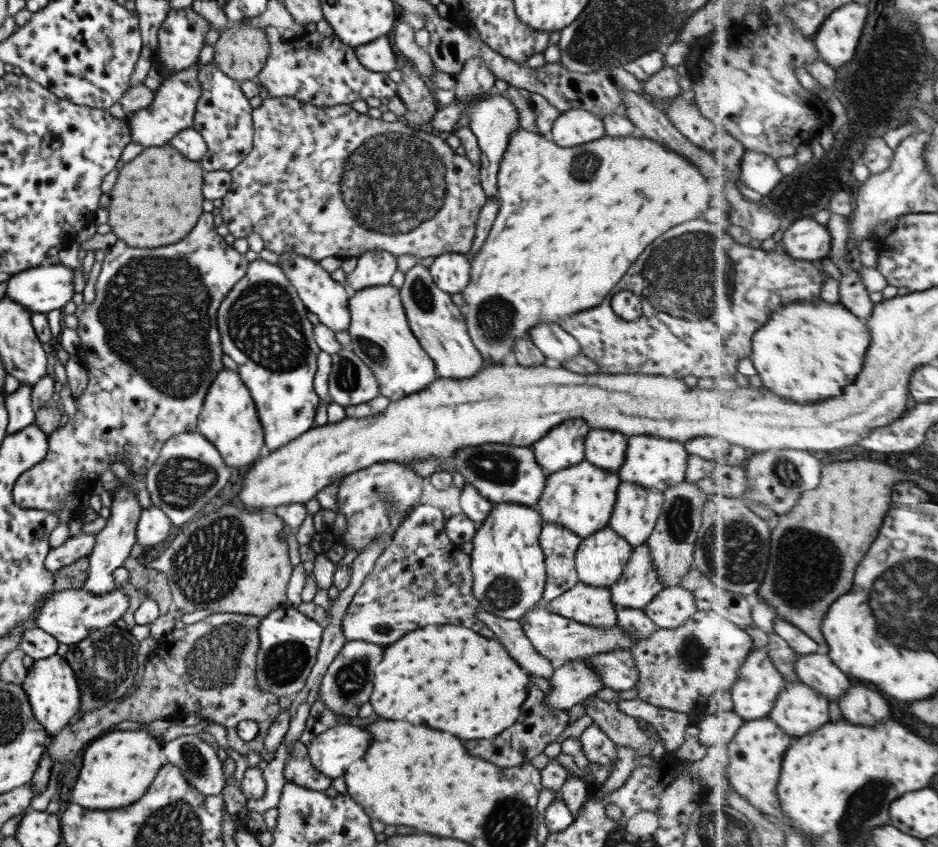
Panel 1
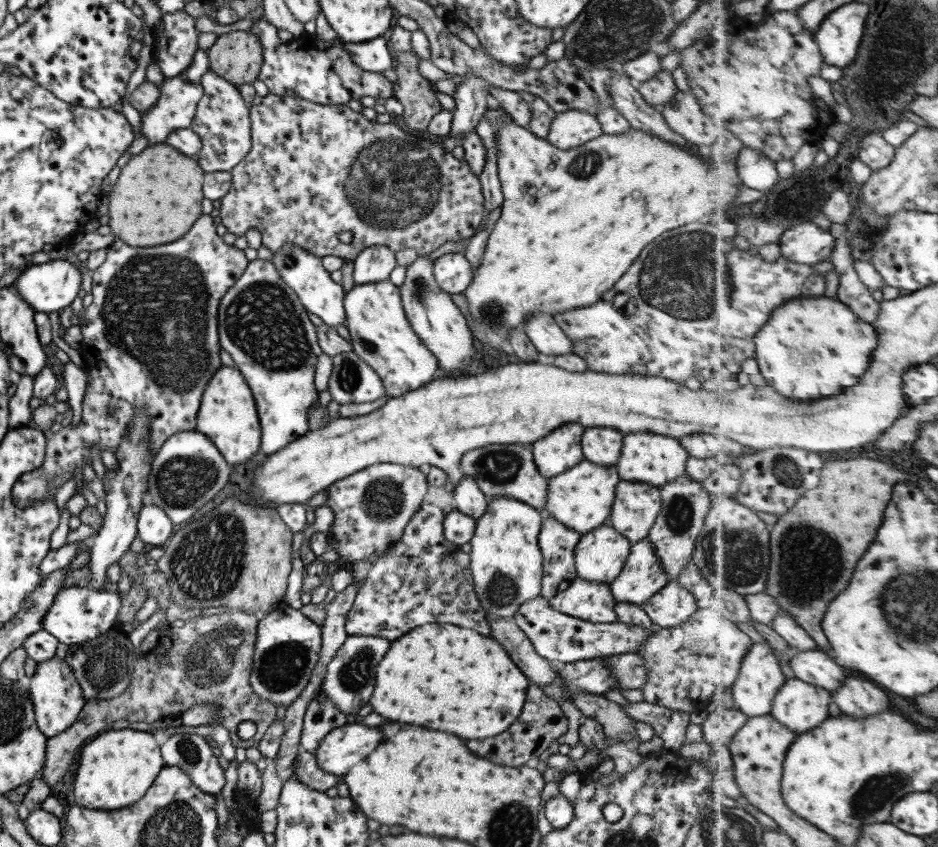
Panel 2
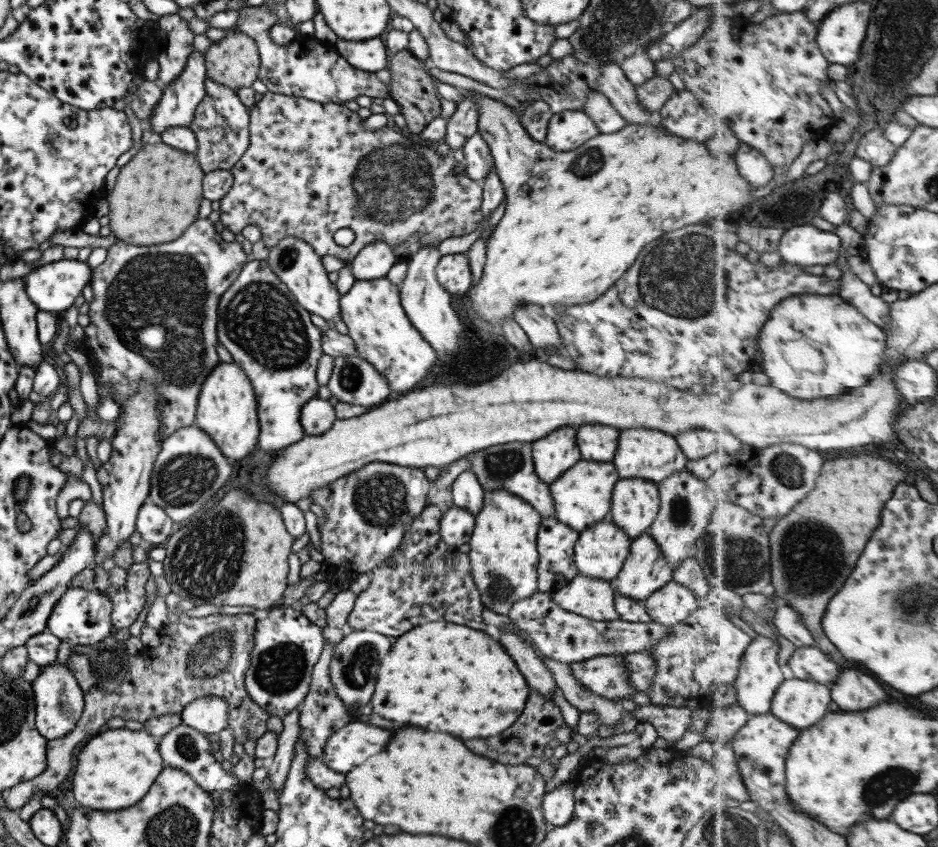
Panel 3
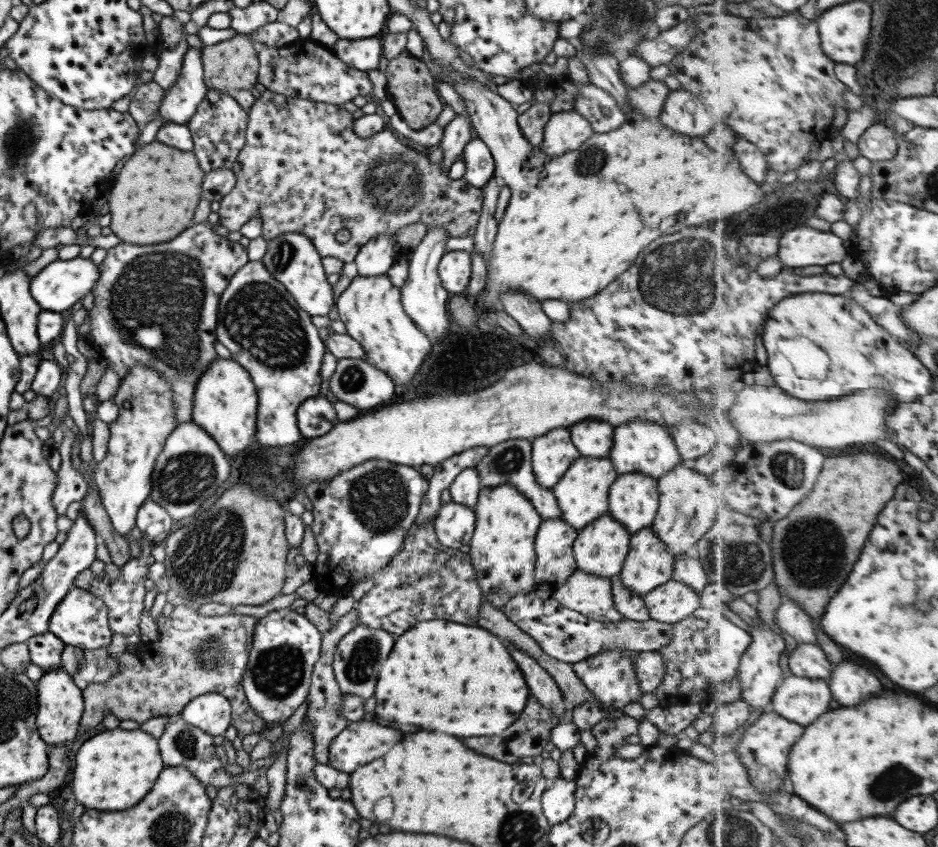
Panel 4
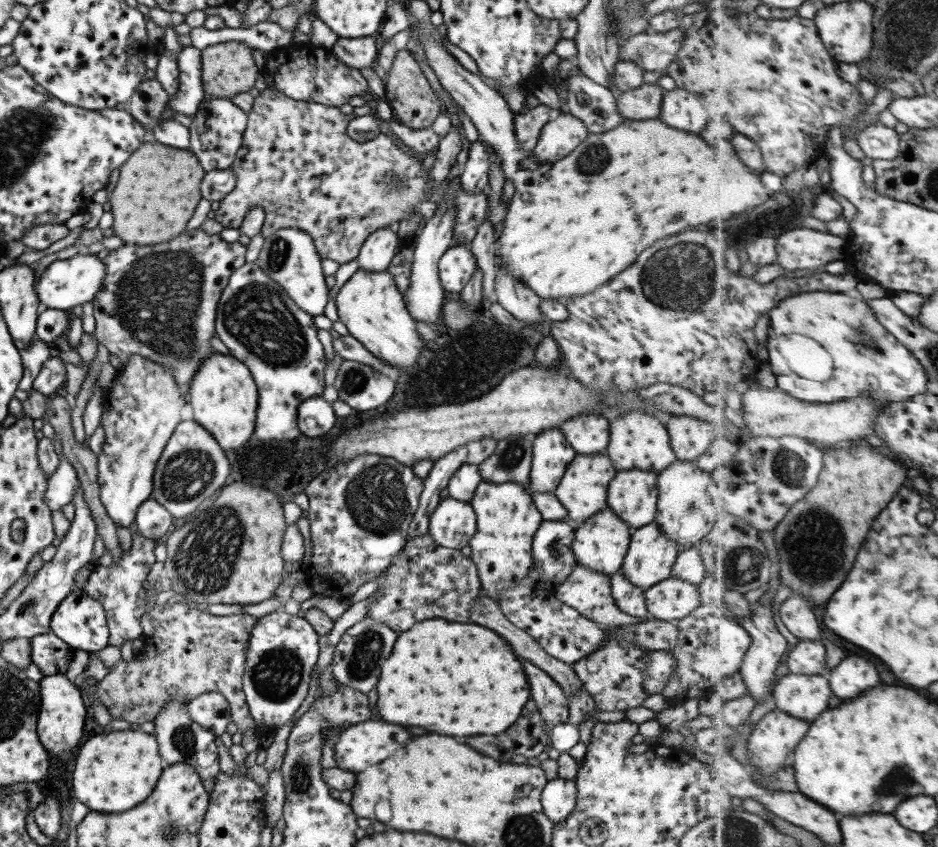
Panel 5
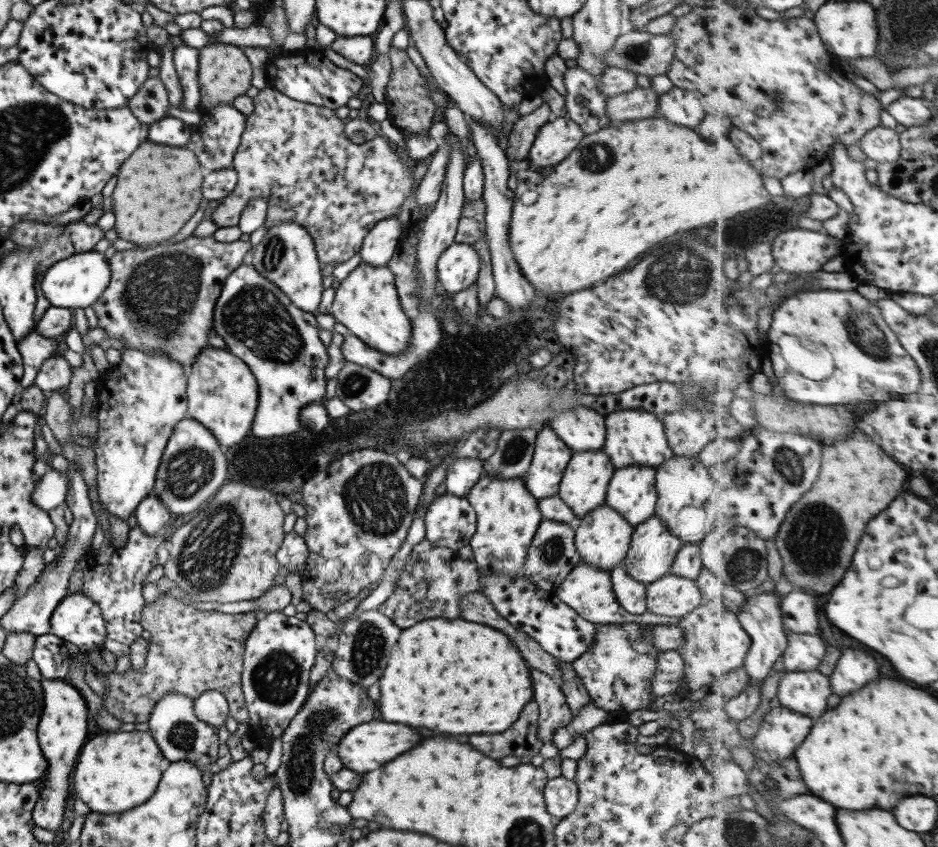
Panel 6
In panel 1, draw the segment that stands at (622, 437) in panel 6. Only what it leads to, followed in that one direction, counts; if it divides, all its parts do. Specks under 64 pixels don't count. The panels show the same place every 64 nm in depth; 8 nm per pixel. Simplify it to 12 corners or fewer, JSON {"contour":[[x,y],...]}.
{"contour":[[626,437],[620,481],[661,492],[684,481],[682,443]]}

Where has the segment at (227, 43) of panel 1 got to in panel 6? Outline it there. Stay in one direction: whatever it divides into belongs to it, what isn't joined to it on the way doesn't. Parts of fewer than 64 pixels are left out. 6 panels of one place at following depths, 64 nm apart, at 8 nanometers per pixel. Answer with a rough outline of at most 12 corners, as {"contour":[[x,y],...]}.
{"contour":[[233,44],[198,49],[200,106],[230,104],[251,86]]}

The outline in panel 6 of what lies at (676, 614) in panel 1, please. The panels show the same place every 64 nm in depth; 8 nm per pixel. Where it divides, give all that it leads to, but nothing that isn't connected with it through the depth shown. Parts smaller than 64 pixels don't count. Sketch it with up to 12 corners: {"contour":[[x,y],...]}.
{"contour":[[671,572],[644,587],[646,611],[680,620],[702,600]]}

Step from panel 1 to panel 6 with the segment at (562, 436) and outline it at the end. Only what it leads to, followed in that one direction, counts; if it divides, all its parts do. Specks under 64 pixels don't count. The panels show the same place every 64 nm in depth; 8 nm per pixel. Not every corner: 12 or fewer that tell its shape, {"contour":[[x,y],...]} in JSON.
{"contour":[[547,426],[524,476],[529,494],[554,497],[572,450]]}

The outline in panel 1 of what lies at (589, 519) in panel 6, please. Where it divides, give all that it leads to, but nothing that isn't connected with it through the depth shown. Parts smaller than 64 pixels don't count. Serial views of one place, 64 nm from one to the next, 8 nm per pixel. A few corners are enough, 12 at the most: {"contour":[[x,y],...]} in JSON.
{"contour":[[605,526],[574,552],[579,581],[609,588],[632,546]]}

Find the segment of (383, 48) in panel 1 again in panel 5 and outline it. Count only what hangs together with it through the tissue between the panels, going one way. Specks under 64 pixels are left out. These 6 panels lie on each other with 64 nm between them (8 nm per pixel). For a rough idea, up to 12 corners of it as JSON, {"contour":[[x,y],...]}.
{"contour":[[341,38],[330,52],[351,68],[372,68],[380,42]]}

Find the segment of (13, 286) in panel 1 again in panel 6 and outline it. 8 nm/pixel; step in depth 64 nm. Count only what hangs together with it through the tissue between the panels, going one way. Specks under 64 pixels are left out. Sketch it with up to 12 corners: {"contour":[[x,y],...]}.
{"contour":[[93,250],[46,268],[39,288],[50,306],[83,309],[109,284]]}

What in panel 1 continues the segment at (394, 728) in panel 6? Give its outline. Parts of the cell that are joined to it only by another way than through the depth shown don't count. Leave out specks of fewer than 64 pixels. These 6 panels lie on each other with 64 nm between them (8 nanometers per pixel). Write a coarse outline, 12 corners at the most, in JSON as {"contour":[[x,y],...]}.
{"contour":[[342,721],[306,751],[333,779],[363,756],[371,734]]}

